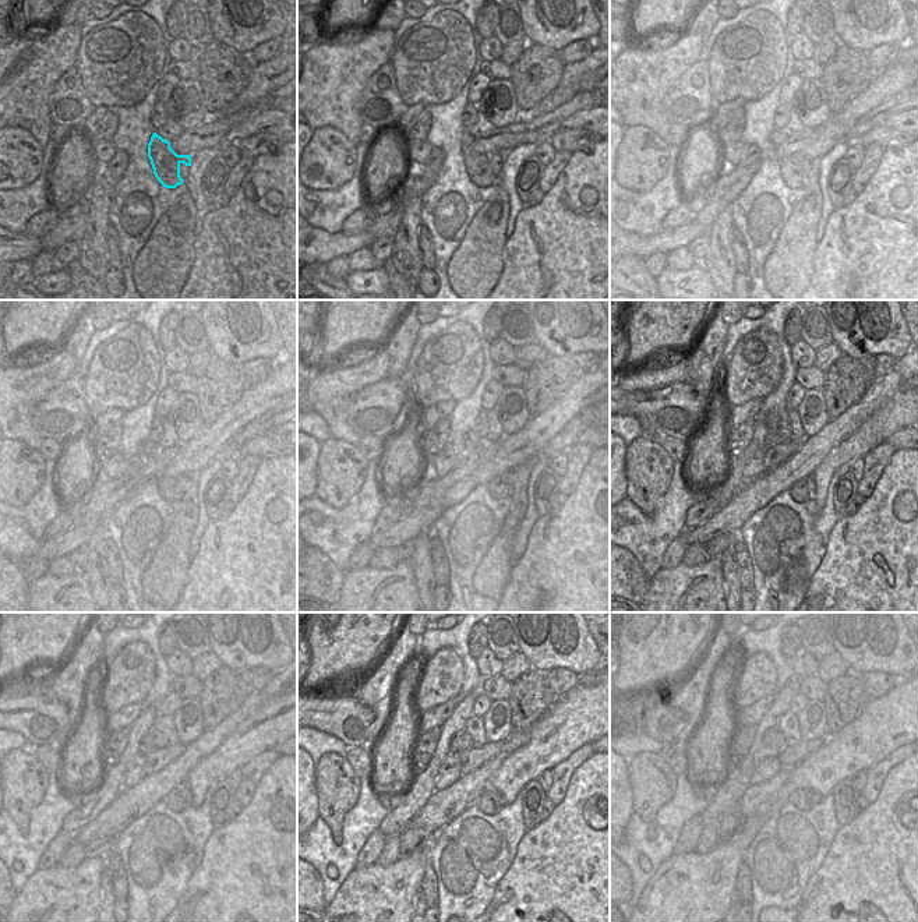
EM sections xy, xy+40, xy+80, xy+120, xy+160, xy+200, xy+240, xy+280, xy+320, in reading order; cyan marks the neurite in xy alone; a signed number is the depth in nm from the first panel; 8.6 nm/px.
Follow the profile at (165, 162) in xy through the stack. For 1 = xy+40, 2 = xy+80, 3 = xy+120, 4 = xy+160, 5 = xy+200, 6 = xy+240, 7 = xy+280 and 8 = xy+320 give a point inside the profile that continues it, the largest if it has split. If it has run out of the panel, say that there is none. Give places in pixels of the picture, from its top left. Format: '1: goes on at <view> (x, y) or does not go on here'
1: goes on at xy+40 (479, 169)
2: goes on at xy+80 (793, 175)
3: goes on at xy+120 (169, 488)
4: goes on at xy+160 (490, 491)
5: goes on at xy+200 (804, 490)
6: goes on at xy+240 (177, 799)
7: goes on at xy+280 (491, 801)
8: goes on at xy+320 (802, 799)

